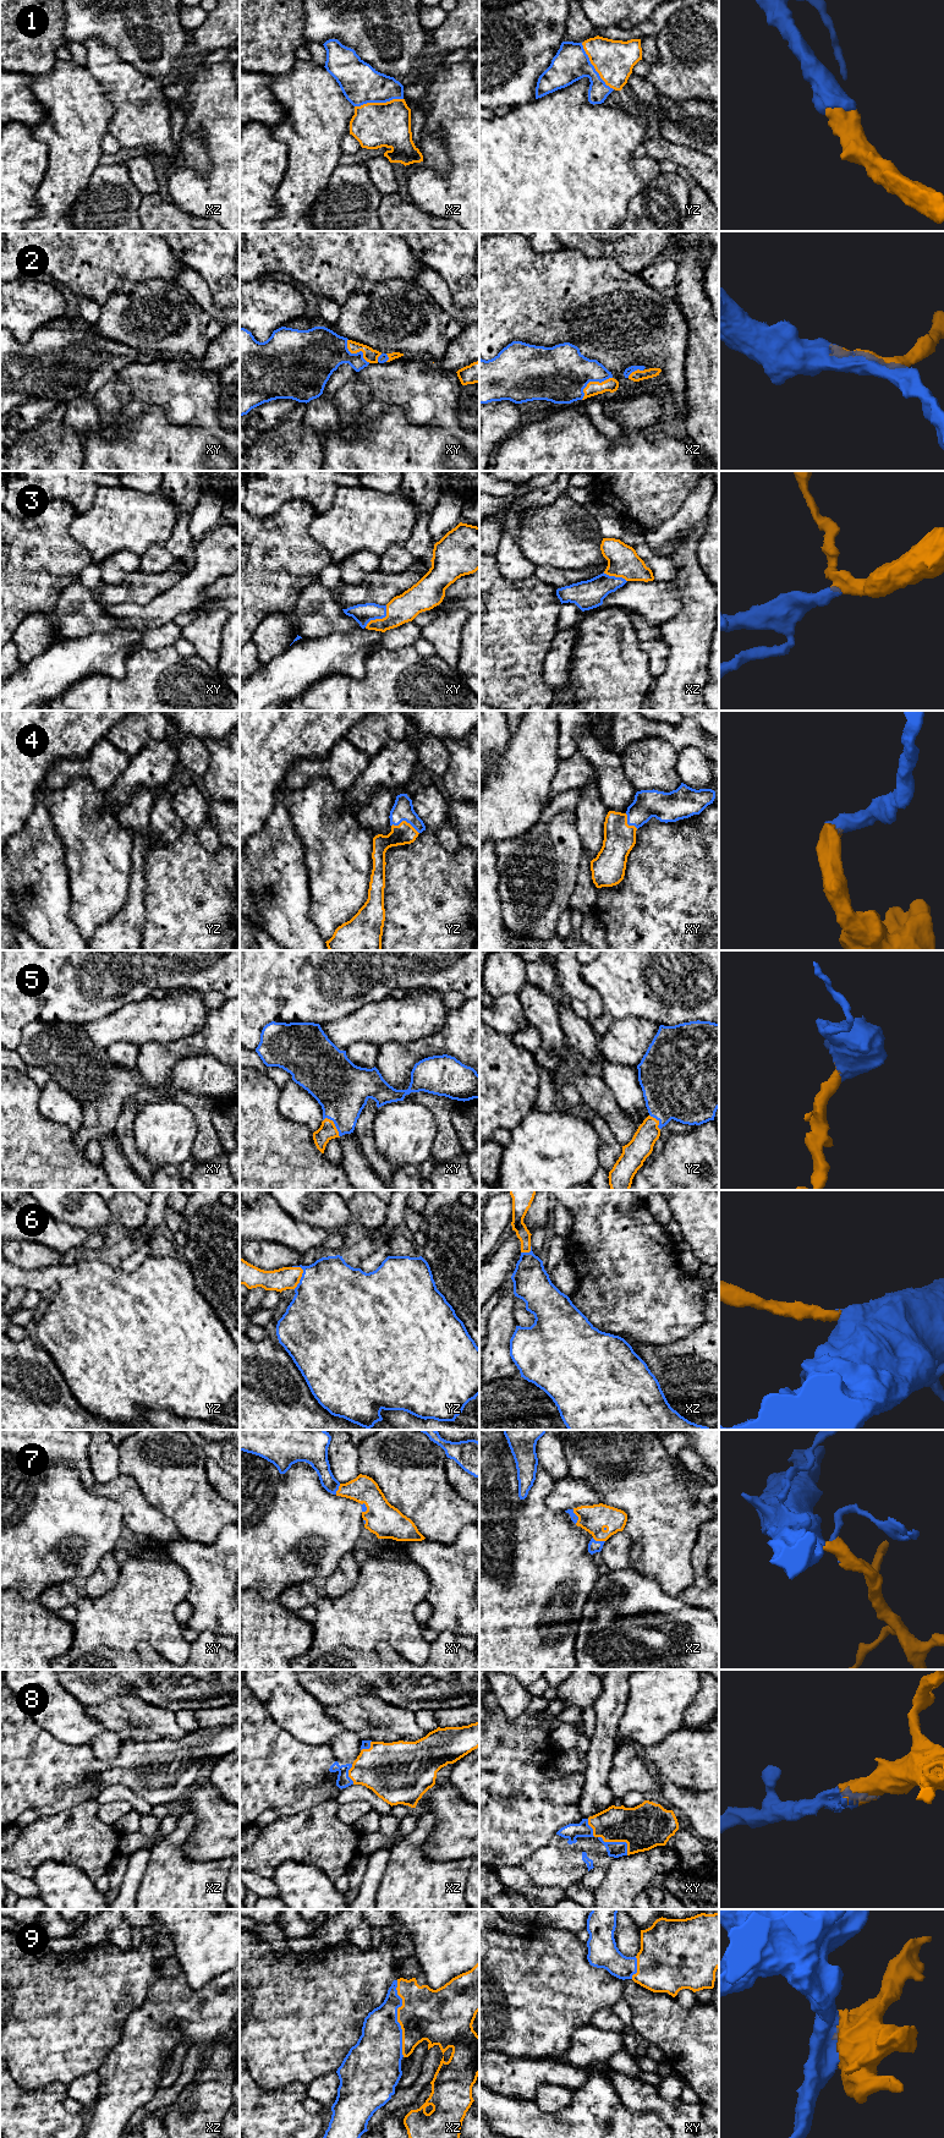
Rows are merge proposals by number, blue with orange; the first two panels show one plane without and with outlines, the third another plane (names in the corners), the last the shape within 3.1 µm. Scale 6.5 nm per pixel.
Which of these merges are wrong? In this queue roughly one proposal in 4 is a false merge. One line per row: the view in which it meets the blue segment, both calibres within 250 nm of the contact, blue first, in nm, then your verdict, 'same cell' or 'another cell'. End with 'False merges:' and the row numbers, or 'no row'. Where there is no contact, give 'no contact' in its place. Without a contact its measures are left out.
1: meets blue in yz; 240 nm thick on the blue side, 260 nm on the other; same cell
2: meets blue in xz; 360 nm thick on the blue side, 100 nm on the other; same cell
3: meets blue in xy; 130 nm thick on the blue side, 190 nm on the other; same cell
4: meets blue in yz; 140 nm thick on the blue side, 140 nm on the other; same cell
5: meets blue in xy; 360 nm thick on the blue side, 120 nm on the other; same cell
6: meets blue in yz; 480 nm thick on the blue side, 150 nm on the other; same cell
7: meets blue in xz; 50 nm thick on the blue side, 180 nm on the other; same cell
8: meets blue in xy; 100 nm thick on the blue side, 300 nm on the other; same cell
9: meets blue in xz; 300 nm thick on the blue side, 340 nm on the other; same cell
False merges: no row

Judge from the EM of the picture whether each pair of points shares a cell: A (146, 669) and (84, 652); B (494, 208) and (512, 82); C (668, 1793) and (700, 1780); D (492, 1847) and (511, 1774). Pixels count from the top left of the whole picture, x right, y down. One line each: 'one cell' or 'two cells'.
A: two cells
B: two cells
C: two cells
D: one cell

